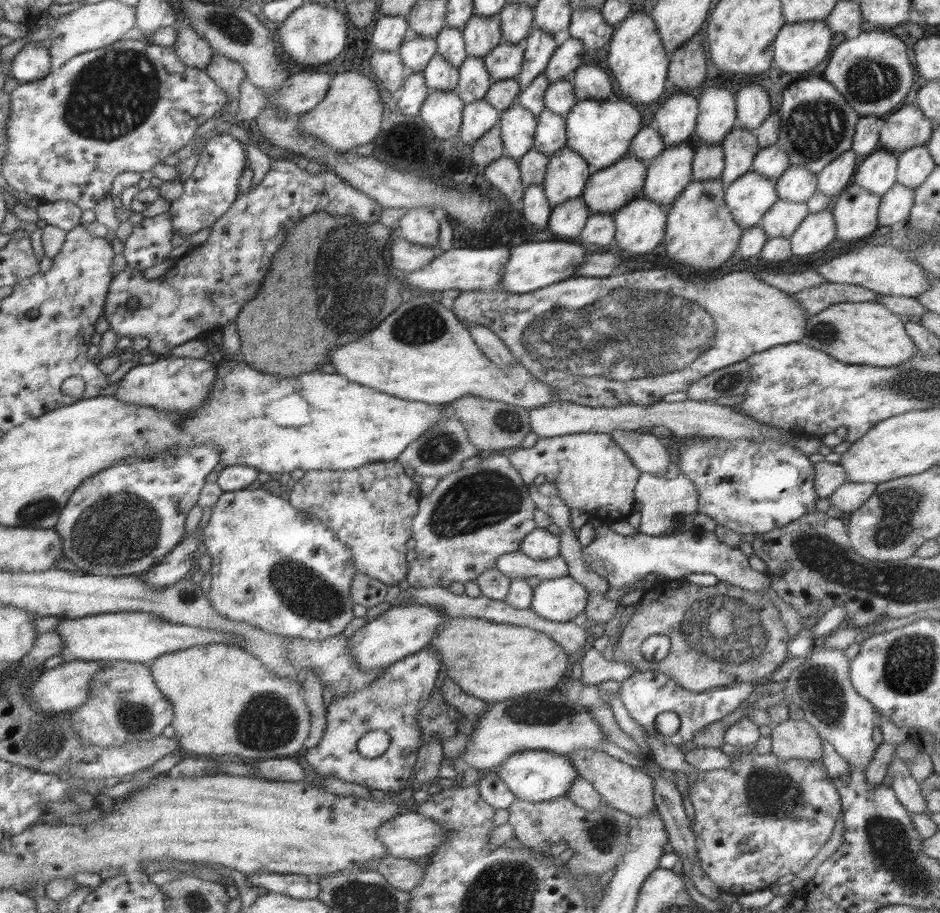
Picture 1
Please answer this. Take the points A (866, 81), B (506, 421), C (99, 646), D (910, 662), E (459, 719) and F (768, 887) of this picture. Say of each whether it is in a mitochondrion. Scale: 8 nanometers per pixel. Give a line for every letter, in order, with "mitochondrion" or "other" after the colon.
A: mitochondrion
B: mitochondrion
C: other
D: mitochondrion
E: other
F: other

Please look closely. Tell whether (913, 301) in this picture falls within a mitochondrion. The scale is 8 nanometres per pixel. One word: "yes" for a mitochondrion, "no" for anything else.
no

